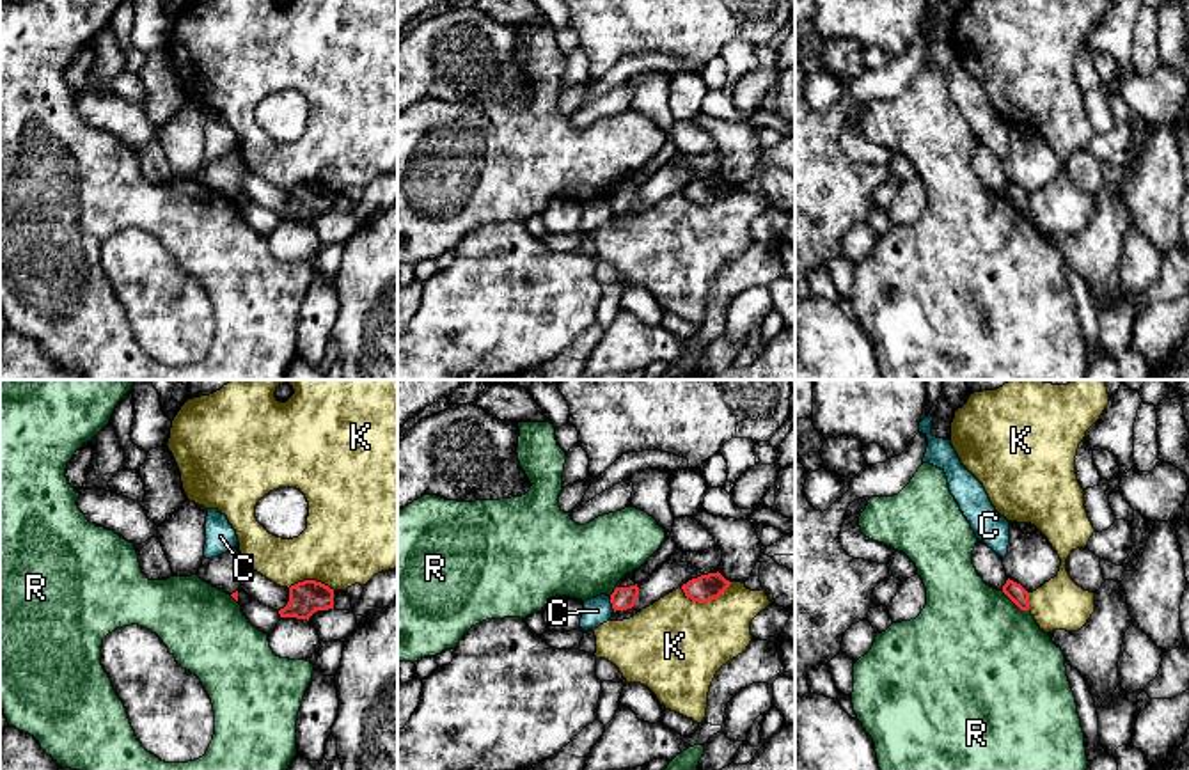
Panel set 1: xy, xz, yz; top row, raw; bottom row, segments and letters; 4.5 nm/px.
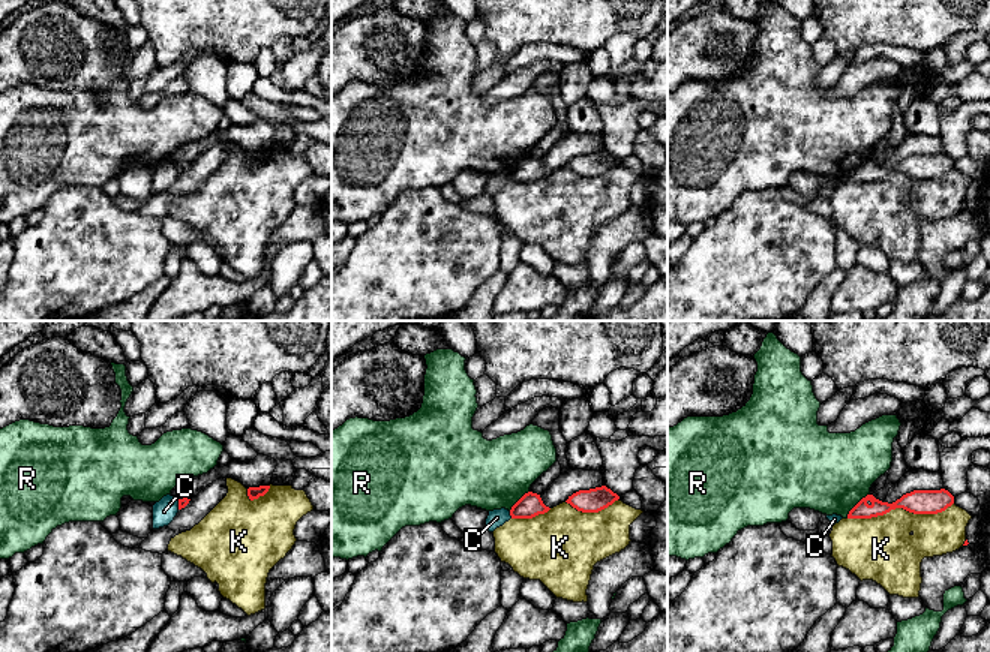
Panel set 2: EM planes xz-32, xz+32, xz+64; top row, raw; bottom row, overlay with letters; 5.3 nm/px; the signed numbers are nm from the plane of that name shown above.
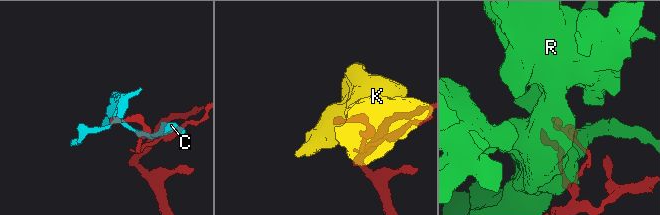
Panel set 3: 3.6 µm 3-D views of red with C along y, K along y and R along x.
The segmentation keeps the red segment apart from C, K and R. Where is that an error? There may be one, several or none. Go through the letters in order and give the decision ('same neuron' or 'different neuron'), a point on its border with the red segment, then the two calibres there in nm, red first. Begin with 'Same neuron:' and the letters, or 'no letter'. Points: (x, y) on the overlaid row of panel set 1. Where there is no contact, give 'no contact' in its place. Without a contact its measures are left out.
Same neuron: no letter
C: different neuron; meets red in xz at (611, 602); 100 nm thick on the red side, 130 nm on the other
K: different neuron; meets red in xz at (705, 602); 120 nm thick on the red side, 440 nm on the other
R: different neuron; meets red in yz at (1015, 604); 80 nm thick on the red side, 500 nm on the other

